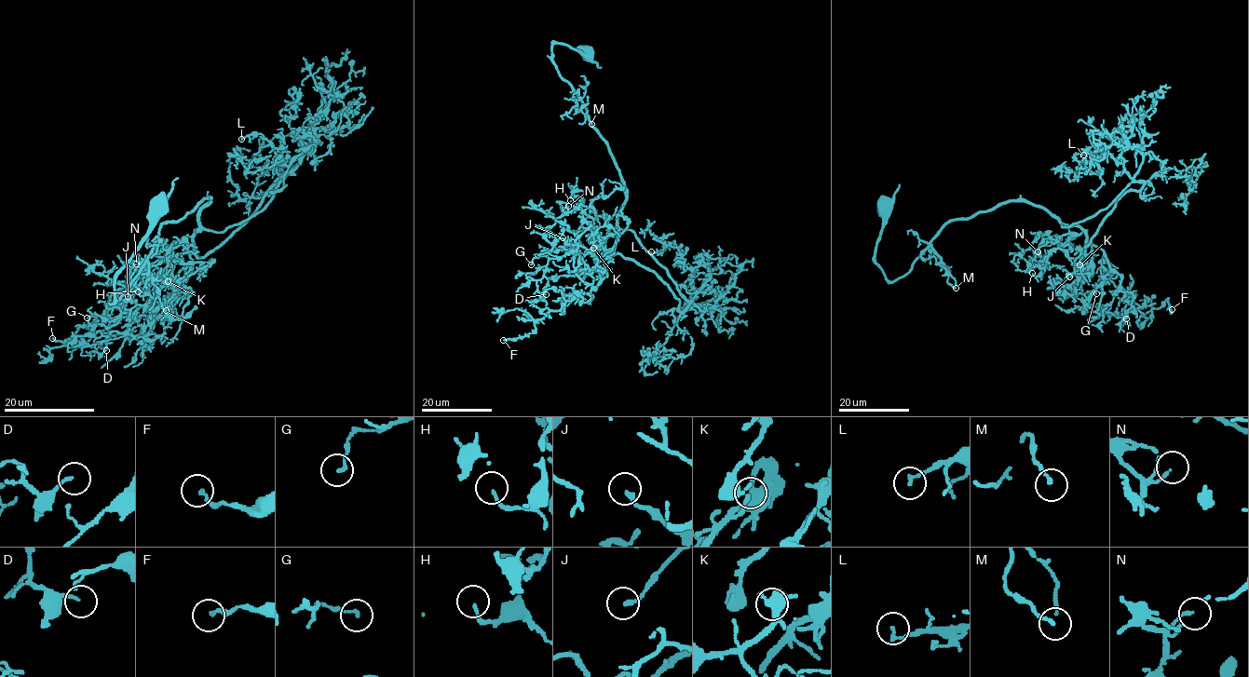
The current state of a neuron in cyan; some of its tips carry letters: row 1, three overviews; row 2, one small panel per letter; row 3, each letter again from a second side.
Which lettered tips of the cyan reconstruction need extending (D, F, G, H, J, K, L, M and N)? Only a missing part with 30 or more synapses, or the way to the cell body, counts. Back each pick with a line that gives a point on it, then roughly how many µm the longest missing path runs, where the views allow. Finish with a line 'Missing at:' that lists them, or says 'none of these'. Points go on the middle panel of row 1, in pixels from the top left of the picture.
Missing at: none of these

